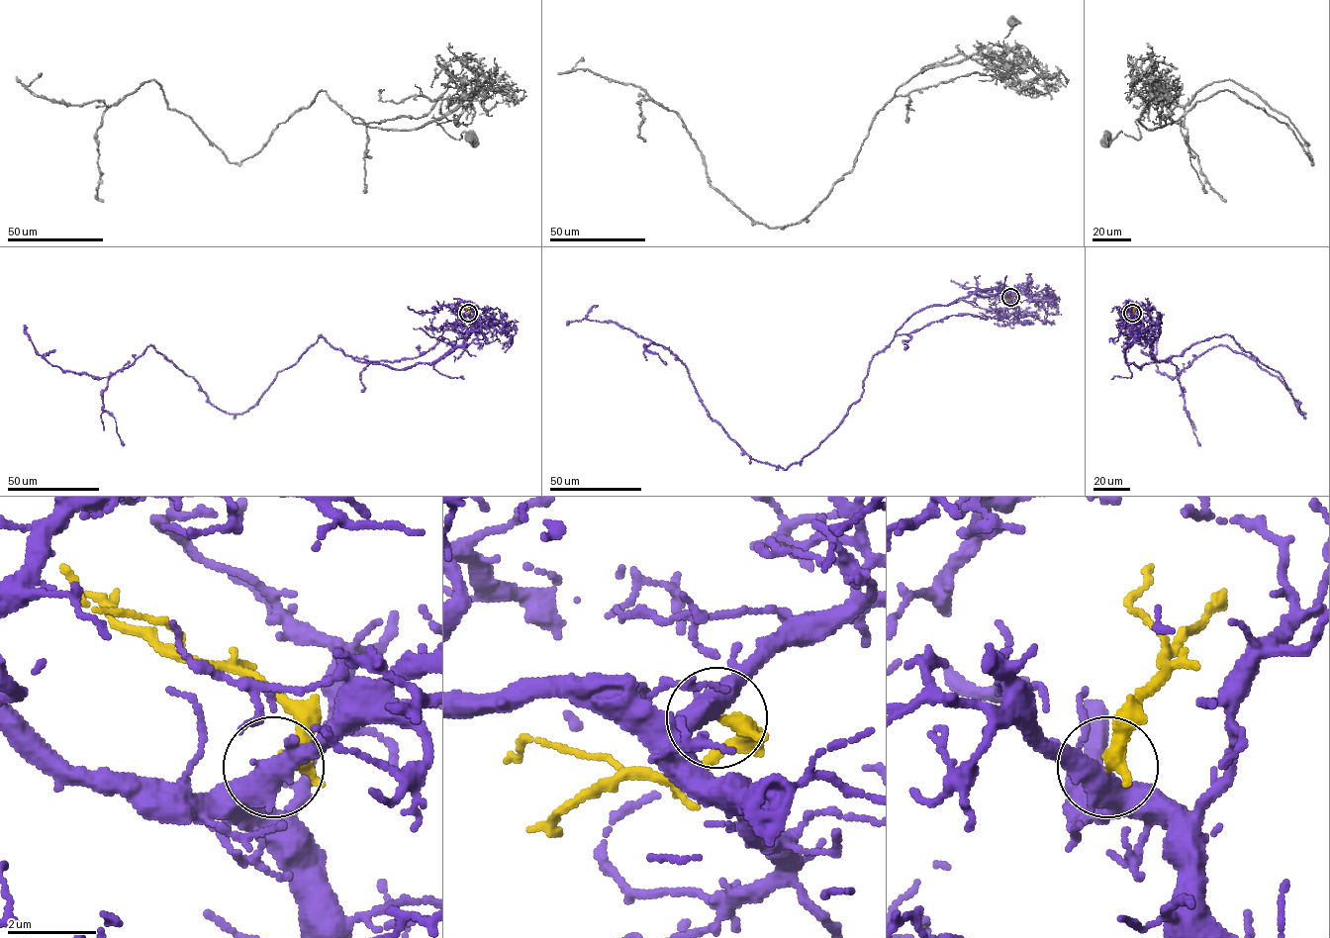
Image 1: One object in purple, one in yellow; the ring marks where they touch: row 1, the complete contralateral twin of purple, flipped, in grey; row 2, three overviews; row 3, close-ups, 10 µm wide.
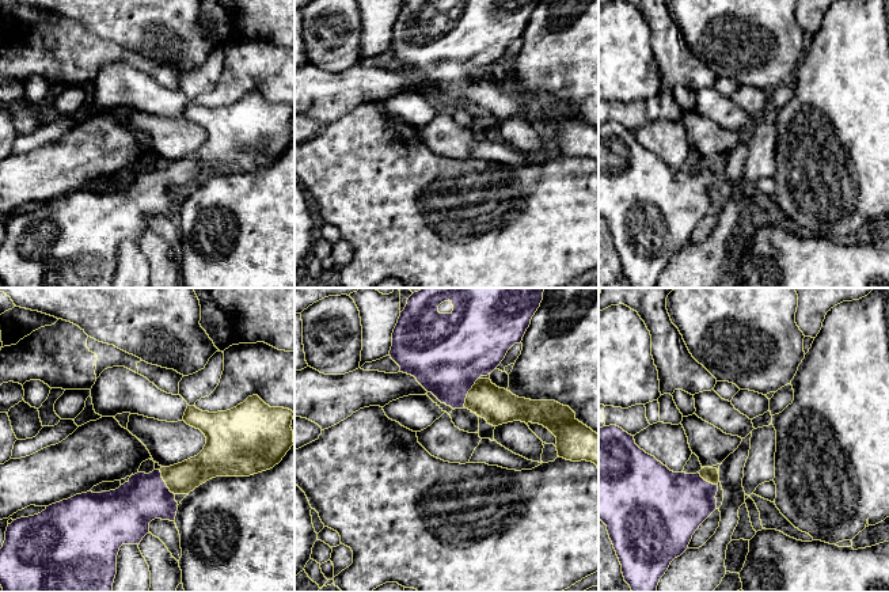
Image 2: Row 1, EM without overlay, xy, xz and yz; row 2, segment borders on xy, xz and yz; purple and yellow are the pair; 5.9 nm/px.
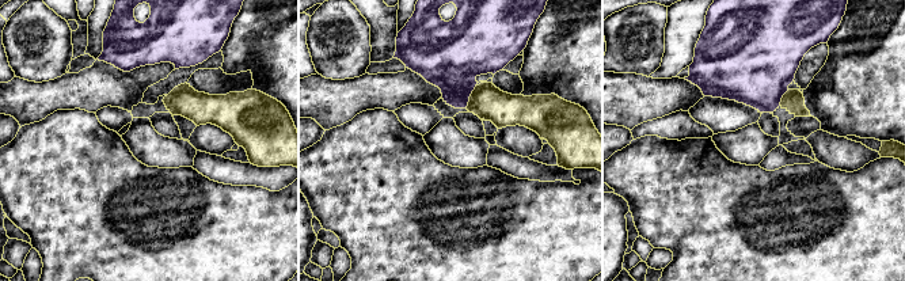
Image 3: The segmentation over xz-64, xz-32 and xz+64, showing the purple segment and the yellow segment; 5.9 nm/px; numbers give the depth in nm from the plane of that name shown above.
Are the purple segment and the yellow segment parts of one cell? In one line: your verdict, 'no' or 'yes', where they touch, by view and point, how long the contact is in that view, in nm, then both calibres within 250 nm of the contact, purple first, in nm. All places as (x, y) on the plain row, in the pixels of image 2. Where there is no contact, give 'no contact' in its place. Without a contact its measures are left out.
yes; contact xz (467, 88); length 200 nm; calibres 460 and 220 nm

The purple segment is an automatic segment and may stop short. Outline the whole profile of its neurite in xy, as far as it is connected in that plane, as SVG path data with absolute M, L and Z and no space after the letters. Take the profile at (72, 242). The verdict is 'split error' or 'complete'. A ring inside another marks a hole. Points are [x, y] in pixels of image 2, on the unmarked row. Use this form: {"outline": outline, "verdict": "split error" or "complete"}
{"outline": "M258 91L248 92L243 99L227 107L209 109L187 102L183 117L200 125L206 133L206 140L197 152L149 170L137 168L115 186L76 190L46 202L38 210L20 213L8 220L5 236L0 244L3 288L113 288L117 251L122 240L140 240L149 229L149 219L155 215L175 217L176 190L189 190L216 172L250 172L273 164L295 140L290 124L293 113L292 106L270 103Z", "verdict": "split error"}

